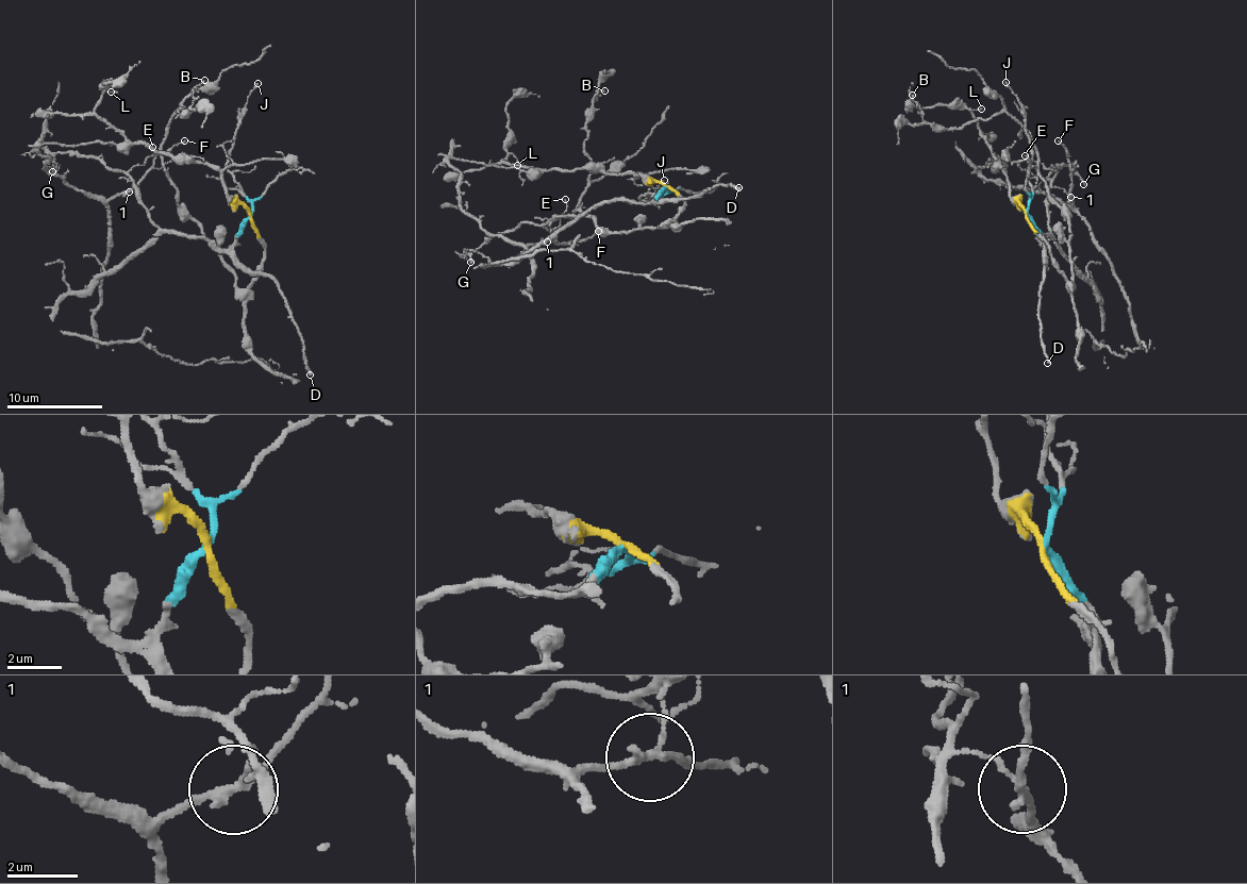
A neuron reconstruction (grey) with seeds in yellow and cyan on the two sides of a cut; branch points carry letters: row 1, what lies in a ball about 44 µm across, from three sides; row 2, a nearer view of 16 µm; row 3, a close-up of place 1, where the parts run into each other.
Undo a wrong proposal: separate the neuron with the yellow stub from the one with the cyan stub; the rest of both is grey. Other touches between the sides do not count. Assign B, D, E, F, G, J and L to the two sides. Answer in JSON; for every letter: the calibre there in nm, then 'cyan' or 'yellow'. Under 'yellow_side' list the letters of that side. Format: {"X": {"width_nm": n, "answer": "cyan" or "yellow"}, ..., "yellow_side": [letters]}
{"B": {"width_nm": 120, "answer": "yellow"}, "D": {"width_nm": 200, "answer": "cyan"}, "E": {"width_nm": 120, "answer": "cyan"}, "F": {"width_nm": 110, "answer": "yellow"}, "G": {"width_nm": 180, "answer": "cyan"}, "J": {"width_nm": 150, "answer": "cyan"}, "L": {"width_nm": 160, "answer": "yellow"}, "yellow_side": ["B", "F", "L"]}

